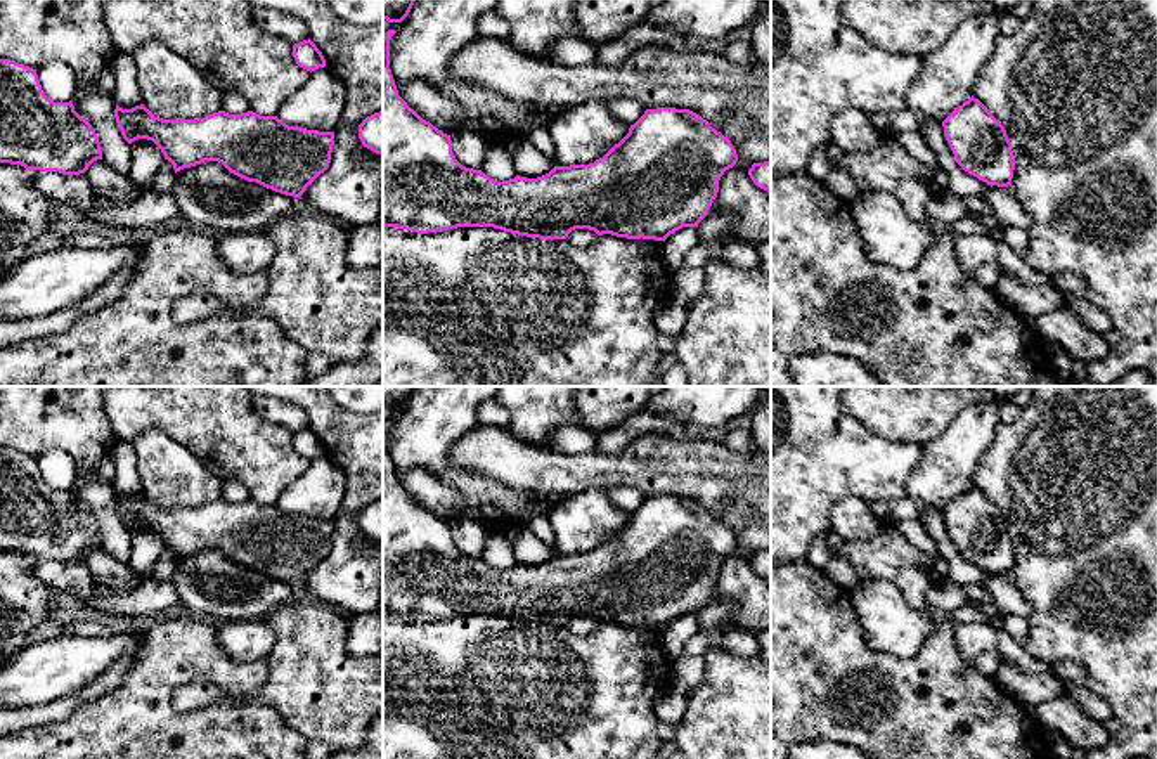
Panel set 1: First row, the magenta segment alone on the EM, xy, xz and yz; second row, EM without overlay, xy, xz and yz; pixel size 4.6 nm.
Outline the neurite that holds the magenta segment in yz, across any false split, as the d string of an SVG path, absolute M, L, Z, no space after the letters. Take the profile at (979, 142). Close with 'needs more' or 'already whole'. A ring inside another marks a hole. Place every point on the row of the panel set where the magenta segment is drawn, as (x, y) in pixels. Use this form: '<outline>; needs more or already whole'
M973 95L944 121L944 137L956 163L987 185L1008 187L1015 158L1005 126Z; already whole

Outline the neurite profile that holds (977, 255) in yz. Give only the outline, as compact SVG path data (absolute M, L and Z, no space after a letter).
M972 234L956 236L954 251L961 270L980 286L996 291L999 286L1001 265L998 260L996 236Z

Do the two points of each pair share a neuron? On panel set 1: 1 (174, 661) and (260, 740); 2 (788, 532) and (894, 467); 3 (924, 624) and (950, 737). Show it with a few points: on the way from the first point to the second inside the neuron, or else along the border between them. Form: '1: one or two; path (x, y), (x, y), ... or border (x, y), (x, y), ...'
1: one; path (163, 697), (163, 709), (194, 740), (224, 740)
2: one; path (811, 505), (837, 479), (866, 467)
3: two; border (934, 622), (925, 643), (911, 657), (891, 655)

